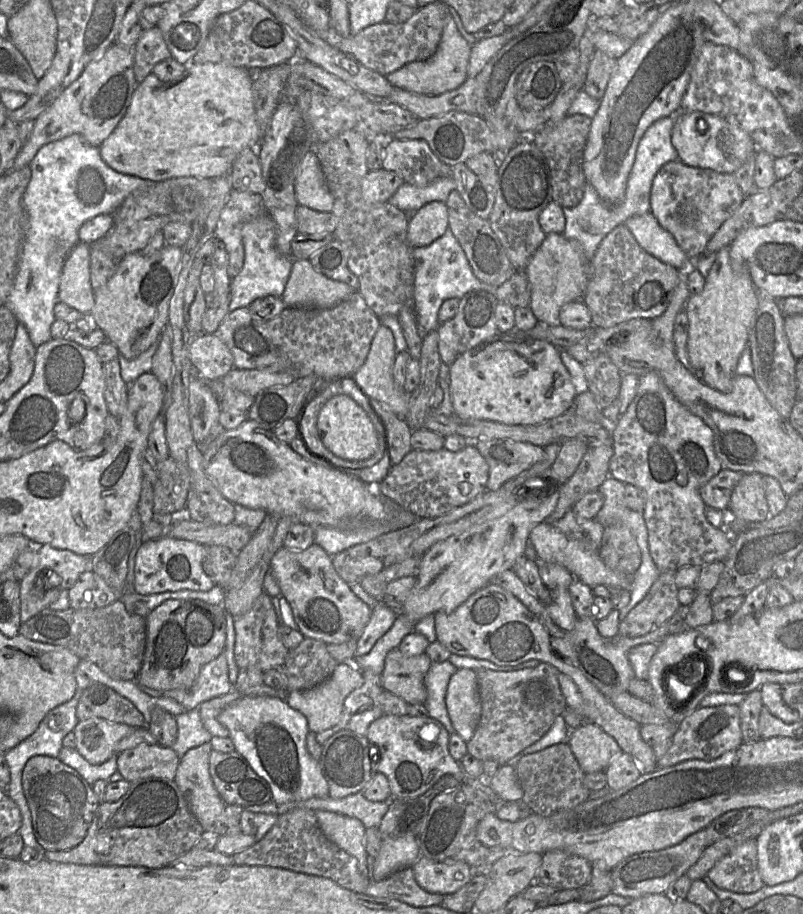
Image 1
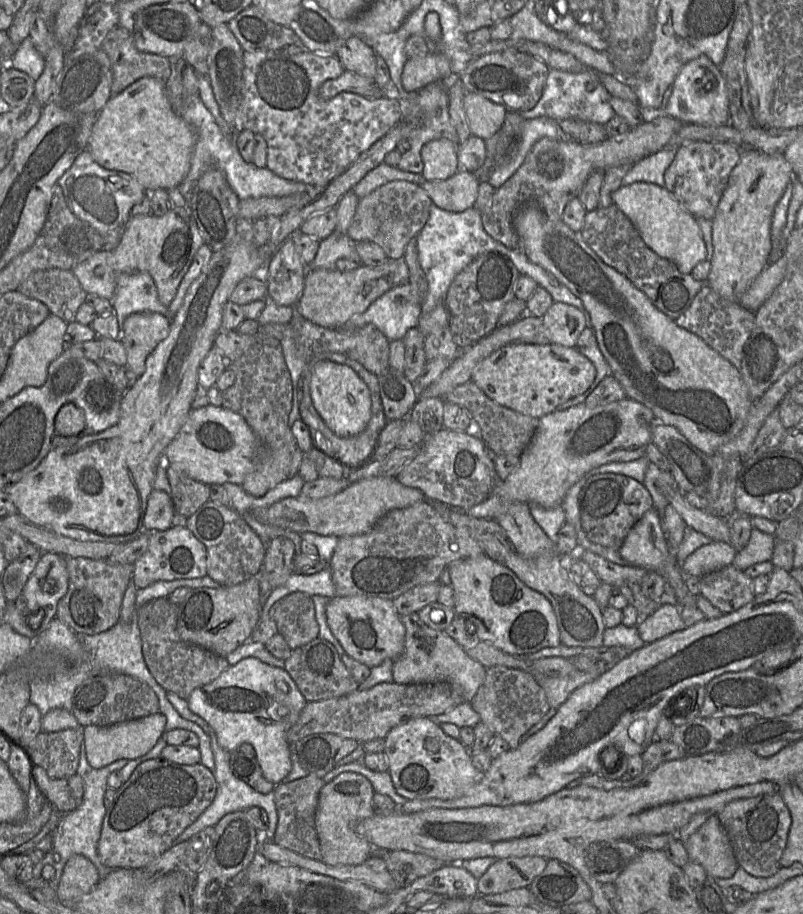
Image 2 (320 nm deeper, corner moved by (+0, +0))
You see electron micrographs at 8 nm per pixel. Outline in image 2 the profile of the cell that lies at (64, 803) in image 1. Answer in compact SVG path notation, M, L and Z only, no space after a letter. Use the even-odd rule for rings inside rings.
M36 765L34 778L38 788L52 803L53 808L62 814L72 812L82 803L84 781L77 773L68 778L53 779L42 767Z

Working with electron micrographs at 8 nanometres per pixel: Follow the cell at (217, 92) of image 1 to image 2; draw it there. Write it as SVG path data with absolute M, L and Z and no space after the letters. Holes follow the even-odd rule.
M147 76L107 101L92 126L86 150L100 166L131 175L151 193L180 185L189 171L195 142L193 128L173 110L164 83Z

